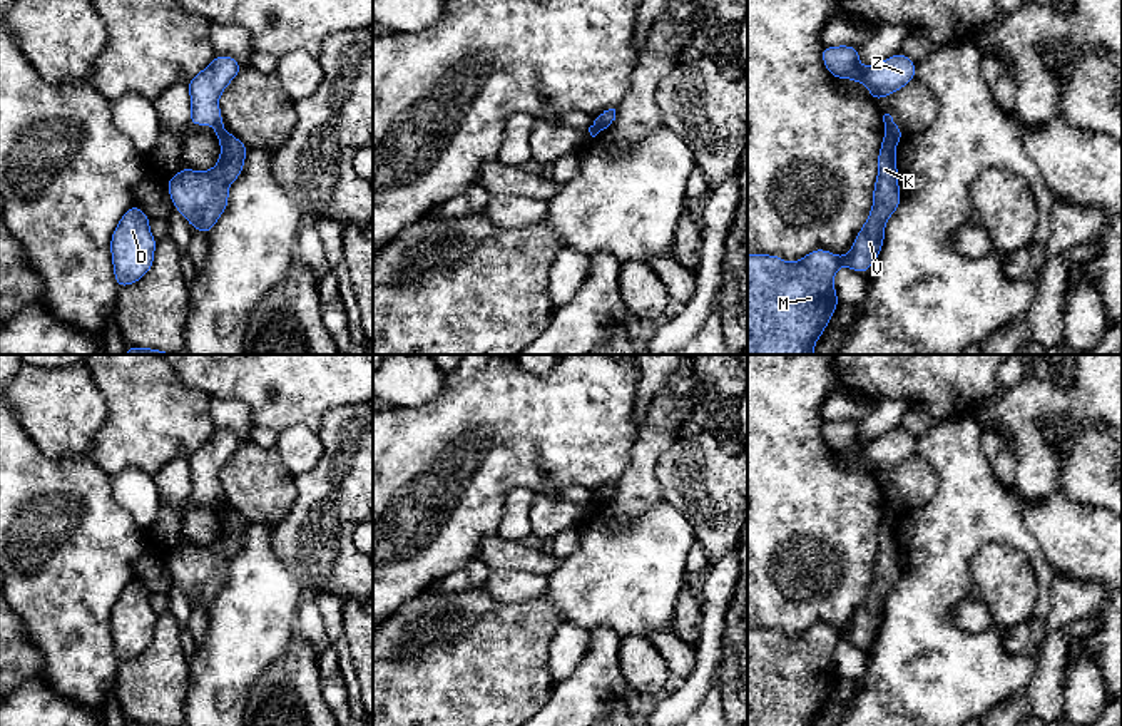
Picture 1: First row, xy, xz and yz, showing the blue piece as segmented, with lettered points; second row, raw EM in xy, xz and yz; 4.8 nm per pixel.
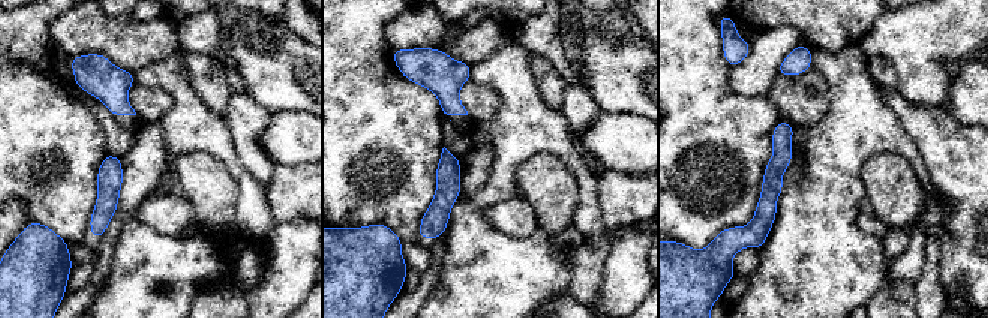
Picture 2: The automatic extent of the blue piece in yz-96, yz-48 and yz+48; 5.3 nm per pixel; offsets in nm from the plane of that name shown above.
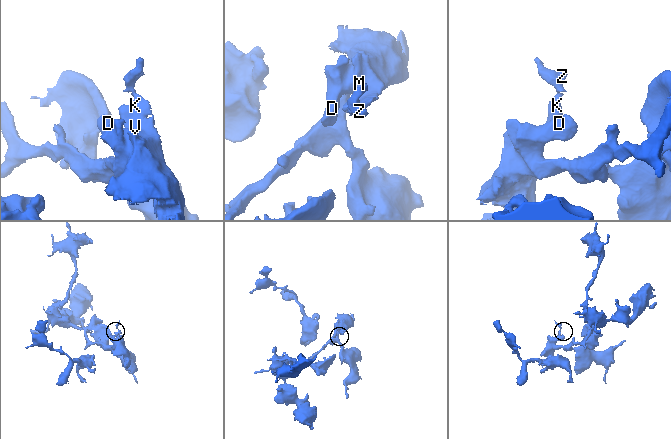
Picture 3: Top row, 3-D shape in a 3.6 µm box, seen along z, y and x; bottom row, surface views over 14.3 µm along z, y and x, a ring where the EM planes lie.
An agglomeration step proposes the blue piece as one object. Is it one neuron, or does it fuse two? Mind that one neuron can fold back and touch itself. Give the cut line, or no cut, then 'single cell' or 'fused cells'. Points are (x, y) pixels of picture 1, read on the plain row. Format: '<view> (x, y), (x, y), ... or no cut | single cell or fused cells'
yz (887, 506), (897, 516) | fused cells

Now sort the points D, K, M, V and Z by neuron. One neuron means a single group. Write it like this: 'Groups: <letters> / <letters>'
Groups: D K M V / Z

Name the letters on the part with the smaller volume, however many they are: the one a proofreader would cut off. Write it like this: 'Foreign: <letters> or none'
Foreign: Z

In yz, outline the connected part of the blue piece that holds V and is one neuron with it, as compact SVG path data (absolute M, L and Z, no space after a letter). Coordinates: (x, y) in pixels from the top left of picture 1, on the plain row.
M888 507L881 515L873 580L846 631L819 622L796 637L786 637L784 632L773 629L747 629L747 726L814 726L816 716L839 679L833 659L836 646L846 641L856 647L868 647L870 639L876 637L881 627L886 596L900 582L896 517Z

